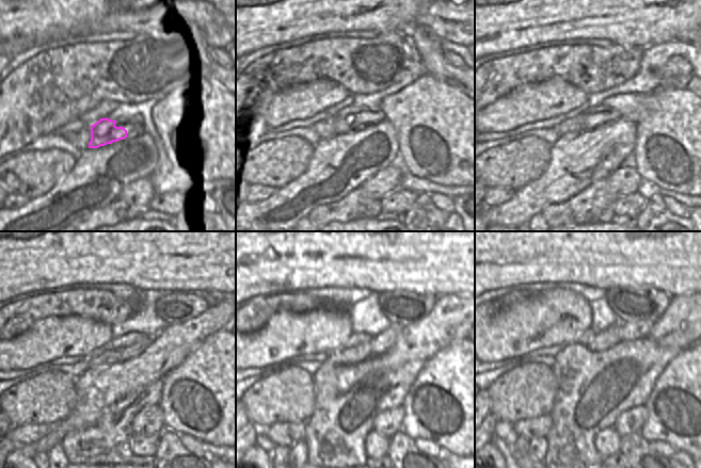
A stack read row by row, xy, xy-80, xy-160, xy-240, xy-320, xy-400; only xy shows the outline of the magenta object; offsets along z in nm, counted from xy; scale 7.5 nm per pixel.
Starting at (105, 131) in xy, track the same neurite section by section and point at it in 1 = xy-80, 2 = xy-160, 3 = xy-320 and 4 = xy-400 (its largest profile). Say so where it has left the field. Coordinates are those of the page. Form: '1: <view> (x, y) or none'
1: xy-80 (352, 118)
2: xy-160 (593, 116)
3: xy-320 (380, 343)
4: xy-400 (633, 329)

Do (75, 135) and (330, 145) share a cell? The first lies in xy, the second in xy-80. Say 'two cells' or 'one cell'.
two cells

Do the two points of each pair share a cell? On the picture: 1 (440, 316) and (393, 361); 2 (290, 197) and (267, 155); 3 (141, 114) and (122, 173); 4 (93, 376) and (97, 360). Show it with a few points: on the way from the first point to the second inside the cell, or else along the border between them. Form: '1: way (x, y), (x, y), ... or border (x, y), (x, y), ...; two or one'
1: way (432, 328), (413, 348), (405, 349); one
2: border (304, 170), (293, 179), (274, 191); two
3: border (143, 131), (152, 139), (157, 152); two
4: border (120, 361), (101, 367), (89, 366); two

